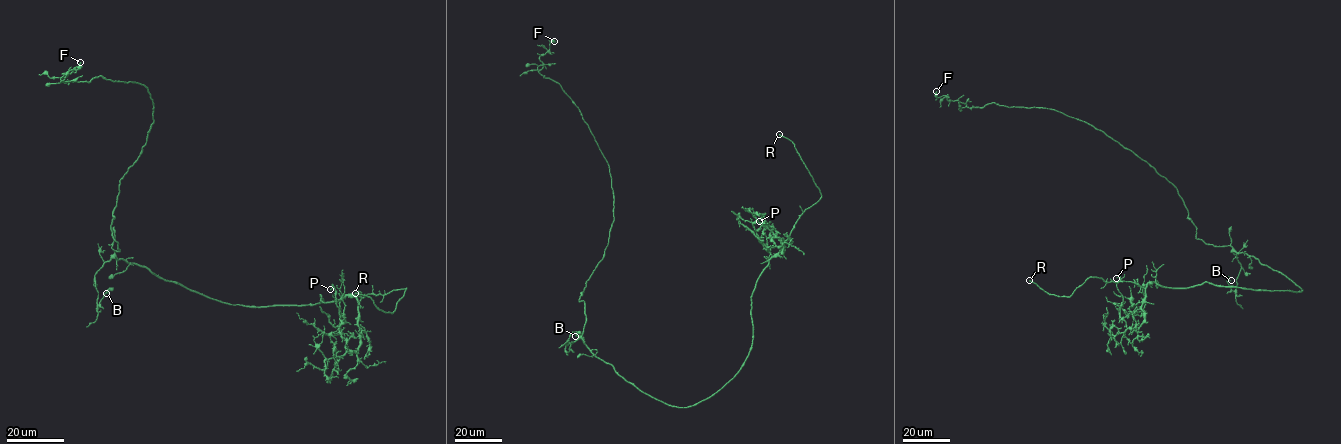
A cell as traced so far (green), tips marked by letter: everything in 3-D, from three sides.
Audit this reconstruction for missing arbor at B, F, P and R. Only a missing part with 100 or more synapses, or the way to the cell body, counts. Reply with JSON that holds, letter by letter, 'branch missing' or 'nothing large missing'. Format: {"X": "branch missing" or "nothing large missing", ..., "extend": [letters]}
{"B": "nothing large missing", "F": "nothing large missing", "P": "nothing large missing", "R": "branch missing", "extend": ["R"]}

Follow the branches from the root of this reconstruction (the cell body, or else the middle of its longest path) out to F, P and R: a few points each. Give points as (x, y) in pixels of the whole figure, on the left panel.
F: (147, 269), (116, 257), (111, 223), (119, 180), (153, 123), (153, 100), (137, 82), (63, 82), (80, 62)
P: (147, 269), (230, 305), (353, 296), (356, 351), (345, 349), (330, 289)
R: (147, 269), (246, 306), (314, 305), (321, 294), (358, 302), (407, 289), (392, 312), (355, 293)

